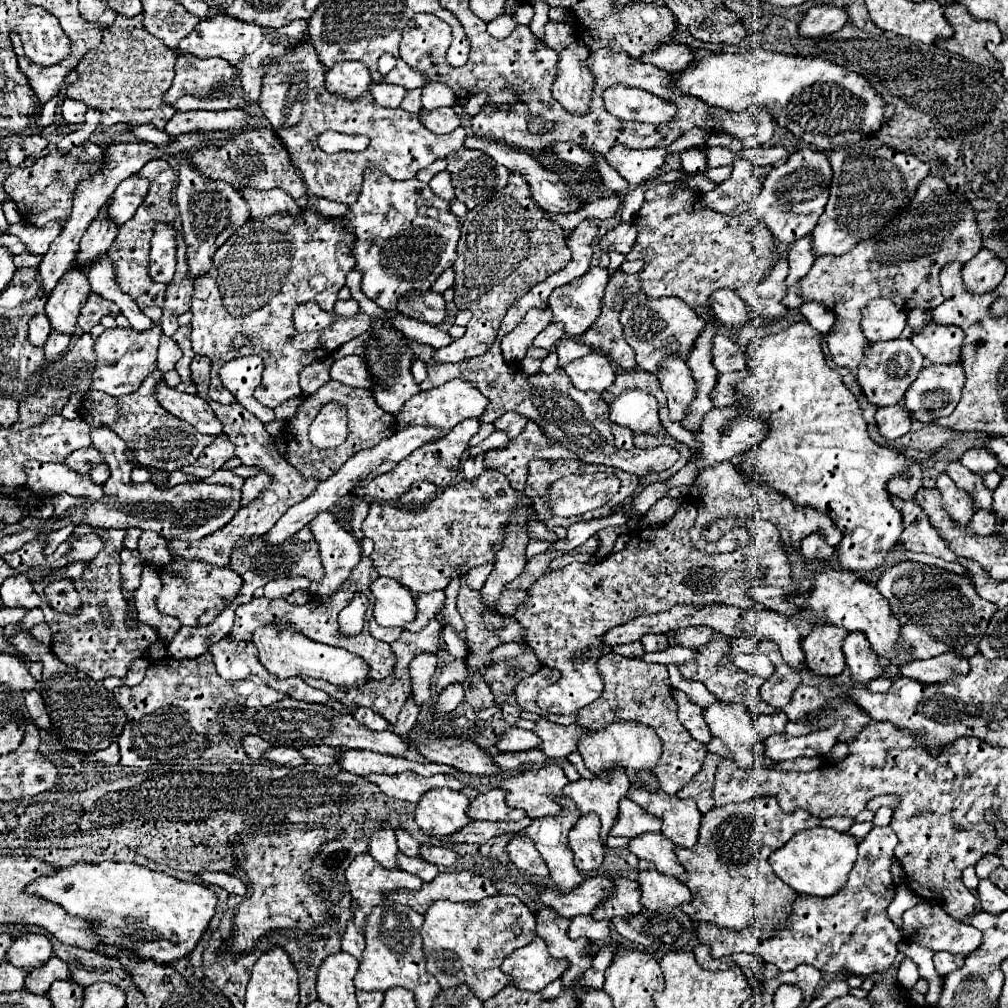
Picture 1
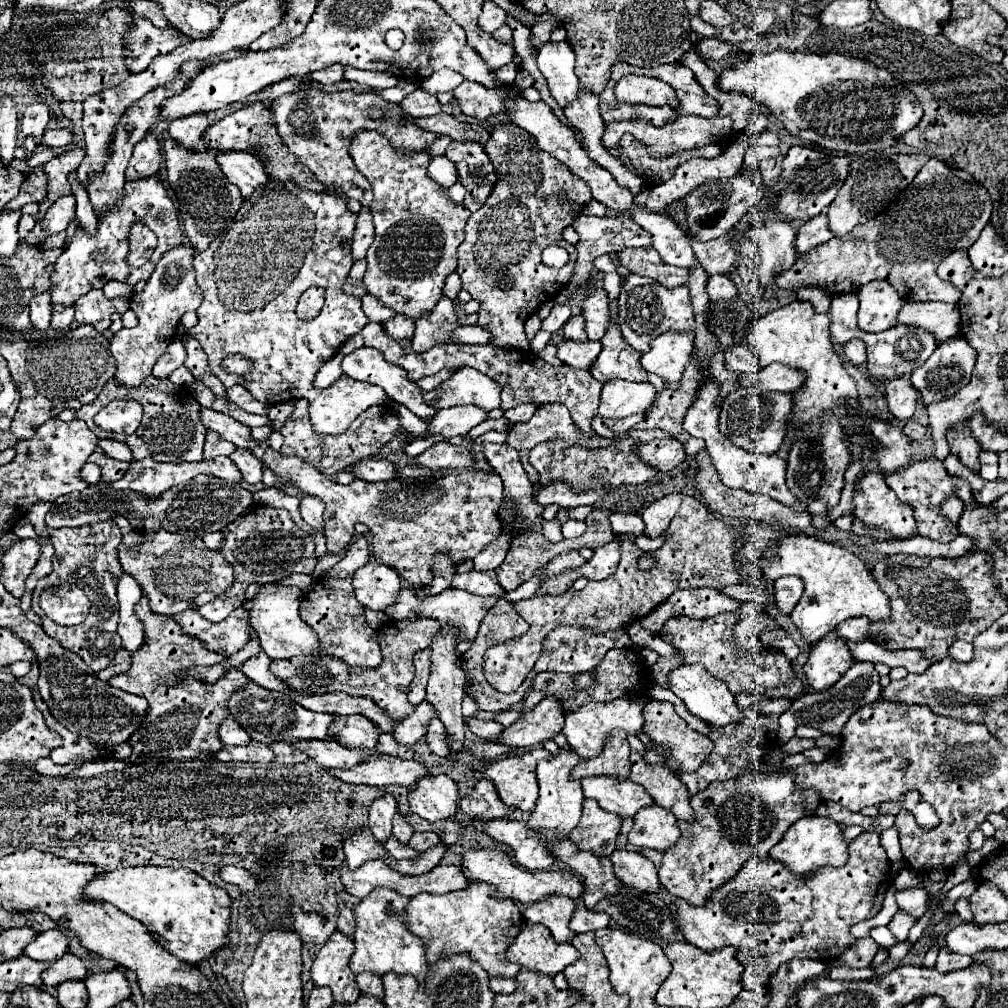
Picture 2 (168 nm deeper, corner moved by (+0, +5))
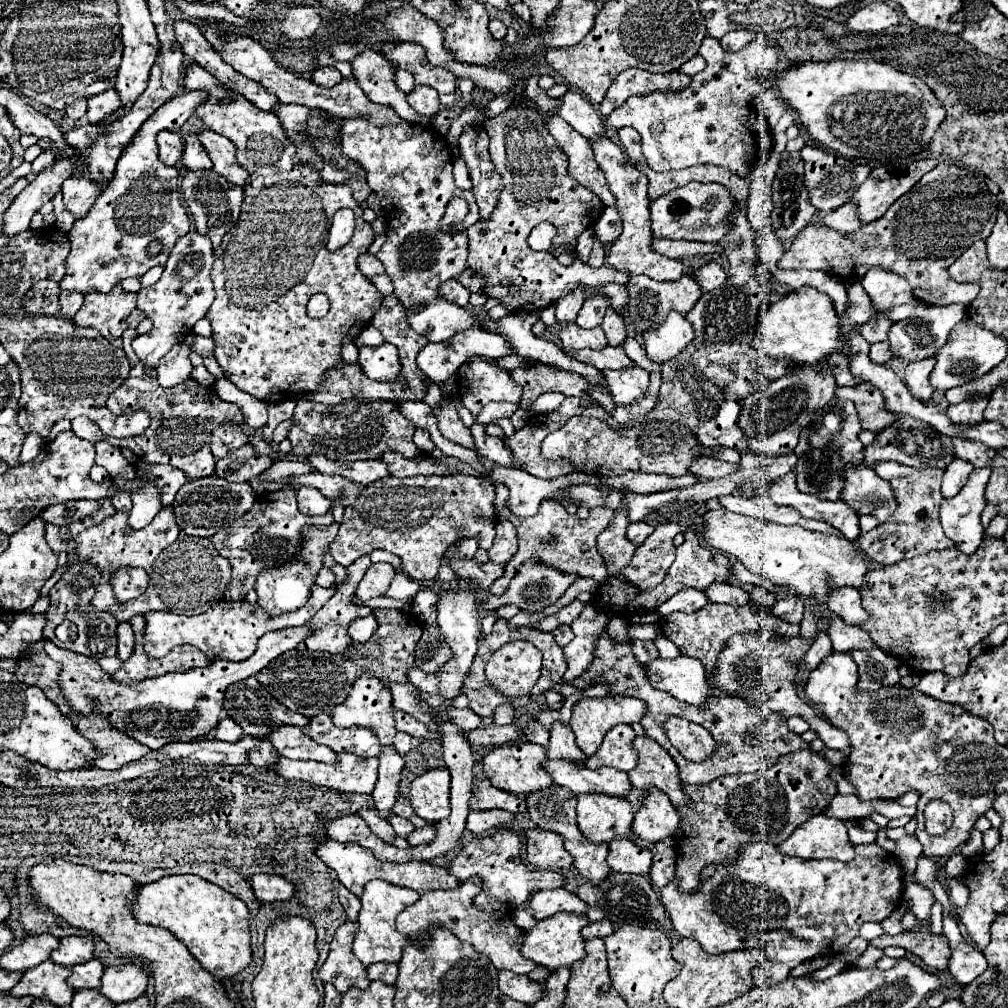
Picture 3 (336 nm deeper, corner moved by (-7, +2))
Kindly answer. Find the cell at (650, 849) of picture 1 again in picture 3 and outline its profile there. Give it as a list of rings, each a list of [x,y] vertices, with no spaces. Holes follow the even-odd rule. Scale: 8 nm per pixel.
[[[650,787],[640,809],[634,813],[632,831],[640,839],[648,843],[656,843],[666,837],[672,837],[678,829],[678,821],[680,821],[680,813],[670,803],[668,795],[656,791],[656,787]]]

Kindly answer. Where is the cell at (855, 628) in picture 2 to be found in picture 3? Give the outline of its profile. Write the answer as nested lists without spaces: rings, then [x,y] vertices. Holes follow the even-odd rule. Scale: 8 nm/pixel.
[[[834,587],[828,591],[828,609],[848,625],[862,625],[868,621],[868,613],[862,609],[860,601],[860,593],[854,587]]]

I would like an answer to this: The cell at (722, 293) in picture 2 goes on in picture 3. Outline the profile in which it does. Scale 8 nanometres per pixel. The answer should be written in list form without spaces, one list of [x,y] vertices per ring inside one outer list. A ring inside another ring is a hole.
[[[710,261],[710,263],[704,263],[696,269],[696,281],[702,291],[712,291],[712,289],[726,283],[726,273],[724,273],[722,265]]]

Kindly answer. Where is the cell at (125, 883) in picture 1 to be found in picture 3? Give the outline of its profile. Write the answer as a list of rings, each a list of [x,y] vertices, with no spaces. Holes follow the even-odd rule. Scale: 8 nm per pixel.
[[[170,875],[156,883],[142,885],[132,909],[140,923],[168,929],[190,949],[200,965],[220,981],[238,975],[252,961],[248,907],[244,907],[232,893],[198,875]]]

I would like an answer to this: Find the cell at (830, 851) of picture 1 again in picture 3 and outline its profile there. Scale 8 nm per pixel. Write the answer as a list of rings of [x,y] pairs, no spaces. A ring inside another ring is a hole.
[[[814,815],[796,827],[794,833],[780,843],[780,851],[800,859],[836,859],[844,863],[854,857],[854,845],[848,839],[846,821],[828,815]]]

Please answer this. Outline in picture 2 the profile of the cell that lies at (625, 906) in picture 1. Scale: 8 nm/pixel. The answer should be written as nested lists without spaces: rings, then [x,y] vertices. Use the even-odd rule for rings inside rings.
[[[571,842],[555,844],[553,854],[585,878],[583,880],[585,882],[583,902],[587,908],[593,908],[605,896],[617,894],[619,888],[623,886],[617,880],[609,858],[597,858],[591,852],[579,852],[575,848],[575,844],[571,844]]]

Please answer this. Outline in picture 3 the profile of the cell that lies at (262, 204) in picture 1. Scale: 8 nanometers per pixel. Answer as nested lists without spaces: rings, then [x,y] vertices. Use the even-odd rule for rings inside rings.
[[[200,129],[198,139],[202,143],[202,147],[206,149],[206,153],[210,155],[214,169],[220,177],[228,179],[230,183],[236,185],[244,185],[248,173],[236,163],[236,147],[232,141],[228,141],[224,135],[210,131],[210,129]]]

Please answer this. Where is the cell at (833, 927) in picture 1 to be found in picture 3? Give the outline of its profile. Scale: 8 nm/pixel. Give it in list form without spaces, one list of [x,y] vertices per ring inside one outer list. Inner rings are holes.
[[[756,841],[756,843],[744,845],[744,847],[738,851],[738,857],[734,857],[728,865],[716,865],[716,863],[708,865],[708,867],[702,871],[700,879],[702,879],[702,881],[700,881],[700,885],[696,887],[694,893],[682,893],[682,891],[678,889],[678,879],[674,879],[672,883],[668,883],[668,885],[660,891],[660,899],[662,899],[666,911],[668,911],[670,919],[672,919],[674,929],[676,929],[682,937],[692,937],[694,941],[698,941],[698,943],[702,945],[702,949],[708,951],[708,953],[722,953],[722,951],[734,951],[734,949],[752,949],[752,947],[760,947],[760,945],[766,947],[766,955],[768,955],[766,961],[760,963],[758,967],[754,967],[754,971],[752,971],[752,975],[754,975],[754,985],[756,985],[756,987],[774,987],[774,985],[782,983],[784,979],[788,979],[788,973],[790,973],[796,965],[800,965],[802,961],[810,961],[810,959],[814,959],[814,957],[818,957],[818,955],[828,953],[828,951],[836,945],[836,941],[838,941],[838,953],[840,953],[840,951],[858,935],[858,929],[860,929],[860,925],[862,925],[864,921],[882,921],[882,919],[890,917],[892,911],[900,905],[900,901],[902,901],[902,891],[904,891],[904,871],[902,871],[902,867],[900,867],[898,859],[896,859],[892,853],[888,853],[888,851],[884,851],[882,847],[878,847],[876,843],[858,845],[858,847],[856,847],[854,859],[852,859],[850,863],[840,863],[840,861],[828,861],[828,859],[826,859],[826,861],[802,861],[802,859],[796,859],[796,857],[788,857],[788,855],[778,853],[778,847],[772,845],[772,843]]]

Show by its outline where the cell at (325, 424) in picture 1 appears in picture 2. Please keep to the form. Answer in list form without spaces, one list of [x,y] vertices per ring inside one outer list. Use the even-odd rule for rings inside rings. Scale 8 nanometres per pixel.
[[[285,184],[285,190],[259,190],[249,200],[245,200],[229,232],[219,234],[205,252],[199,252],[193,258],[197,286],[203,290],[203,304],[197,308],[199,322],[189,330],[189,336],[199,340],[207,352],[212,373],[220,379],[225,389],[243,384],[263,404],[307,398],[311,402],[310,421],[317,434],[341,434],[351,426],[359,412],[375,404],[381,406],[387,400],[385,392],[375,384],[357,382],[347,376],[341,376],[337,384],[331,384],[325,390],[315,390],[311,386],[317,370],[337,354],[345,340],[349,340],[369,322],[361,310],[361,300],[347,296],[341,290],[353,266],[351,242],[355,222],[357,214],[347,210],[345,198],[329,192],[307,192],[295,184]],[[311,286],[325,288],[327,298],[319,316],[311,322],[303,322],[295,316],[295,306],[301,294]],[[231,352],[253,362],[250,372],[244,378],[223,370],[221,360]]]

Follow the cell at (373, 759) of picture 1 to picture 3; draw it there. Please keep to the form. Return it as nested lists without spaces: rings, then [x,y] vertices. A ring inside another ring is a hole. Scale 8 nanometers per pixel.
[[[276,727],[276,731],[268,733],[266,737],[280,757],[288,759],[312,759],[312,761],[324,761],[334,763],[336,753],[332,753],[328,747],[316,745],[308,735],[302,733],[300,727]]]

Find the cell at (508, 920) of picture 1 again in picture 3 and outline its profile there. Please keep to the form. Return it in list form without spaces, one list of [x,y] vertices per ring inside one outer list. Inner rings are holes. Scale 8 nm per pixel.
[[[472,877],[464,883],[460,883],[454,889],[438,889],[424,893],[414,905],[408,905],[396,919],[396,929],[408,937],[420,937],[424,935],[426,927],[432,925],[444,925],[448,927],[460,941],[472,943],[478,951],[486,953],[490,961],[496,965],[496,969],[508,969],[514,973],[528,973],[532,971],[534,963],[530,959],[524,959],[520,955],[520,945],[524,941],[524,931],[520,931],[508,913],[500,911],[478,911],[472,905],[472,897],[480,891],[482,881],[480,877]]]

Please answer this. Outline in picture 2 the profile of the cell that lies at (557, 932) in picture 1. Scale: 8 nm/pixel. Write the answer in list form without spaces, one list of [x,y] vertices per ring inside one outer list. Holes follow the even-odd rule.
[[[549,896],[541,902],[529,904],[523,916],[533,924],[543,924],[549,928],[557,944],[571,942],[577,934],[569,930],[569,920],[573,916],[575,902],[565,896]]]

